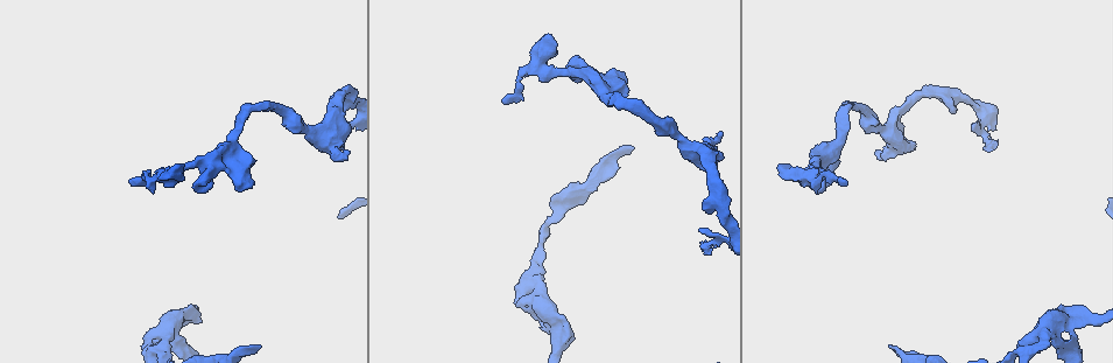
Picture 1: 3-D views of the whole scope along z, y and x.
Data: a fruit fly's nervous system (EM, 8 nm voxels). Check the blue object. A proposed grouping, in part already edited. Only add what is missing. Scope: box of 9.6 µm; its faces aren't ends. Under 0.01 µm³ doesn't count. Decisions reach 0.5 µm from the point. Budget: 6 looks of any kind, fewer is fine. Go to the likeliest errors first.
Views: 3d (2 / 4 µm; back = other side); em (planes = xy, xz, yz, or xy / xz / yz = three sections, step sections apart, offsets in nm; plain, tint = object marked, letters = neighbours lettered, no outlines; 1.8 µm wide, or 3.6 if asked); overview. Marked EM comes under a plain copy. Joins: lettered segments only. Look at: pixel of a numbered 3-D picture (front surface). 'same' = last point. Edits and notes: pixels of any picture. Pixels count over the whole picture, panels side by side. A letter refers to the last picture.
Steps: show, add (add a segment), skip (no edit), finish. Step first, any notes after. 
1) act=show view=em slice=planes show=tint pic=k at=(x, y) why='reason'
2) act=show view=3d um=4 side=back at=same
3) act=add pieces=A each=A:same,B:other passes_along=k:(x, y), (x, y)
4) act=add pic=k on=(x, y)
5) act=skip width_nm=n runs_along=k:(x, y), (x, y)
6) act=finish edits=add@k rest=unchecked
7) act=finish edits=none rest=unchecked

act=show view=3d um=4 pic=1 at=(261, 346) why='long arm stops here'

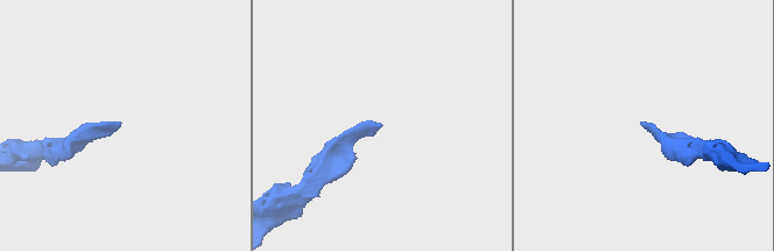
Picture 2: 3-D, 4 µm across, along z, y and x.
act=show view=em slice=planes show=letters pic=2 at=(643, 125) why='shape alone is not enough'

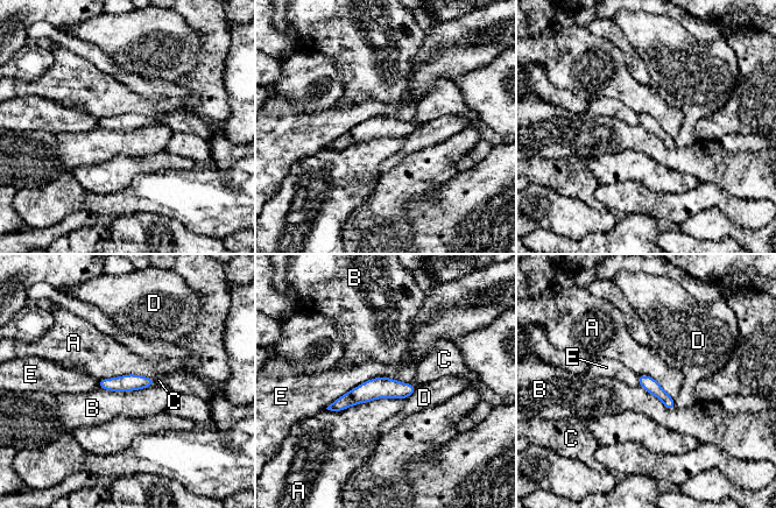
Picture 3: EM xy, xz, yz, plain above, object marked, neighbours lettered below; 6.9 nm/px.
act=skip each=A:other,B:other,C:other,D:other,E:other border=3:(155, 382), (129, 390), (99, 388) found='no lettered segment goes on from it'

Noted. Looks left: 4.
act=show view=3d um=2 pic=1 at=(710, 252) why='tapers out'

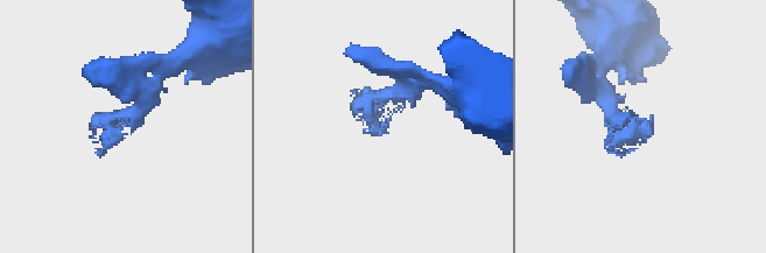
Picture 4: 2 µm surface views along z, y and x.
act=show view=em slice=xy step=8 show=letters pic=4 at=(377, 133)

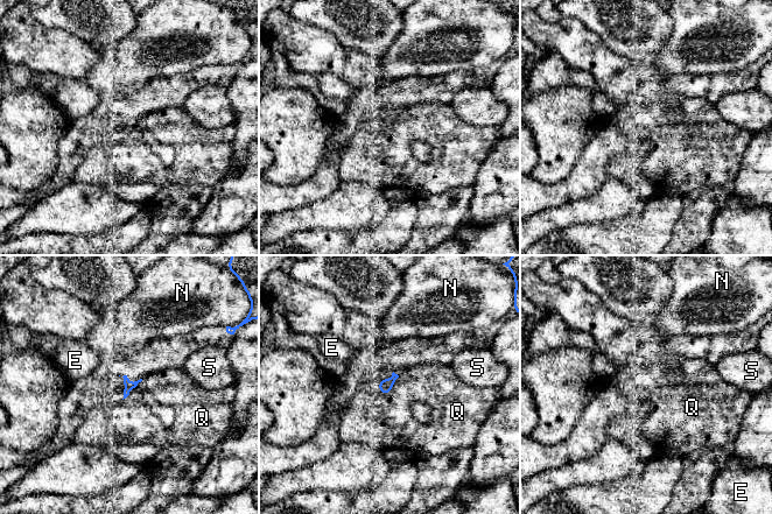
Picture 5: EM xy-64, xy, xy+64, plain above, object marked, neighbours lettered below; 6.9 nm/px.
act=skip longest_contact=Q:170nm each=E:other,N:other,Q:other,S:other border=5:(398, 374), (392, 389), (386, 395) found='no lettered segment goes on from it'

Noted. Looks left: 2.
act=finish edits=none rest=unchecked

